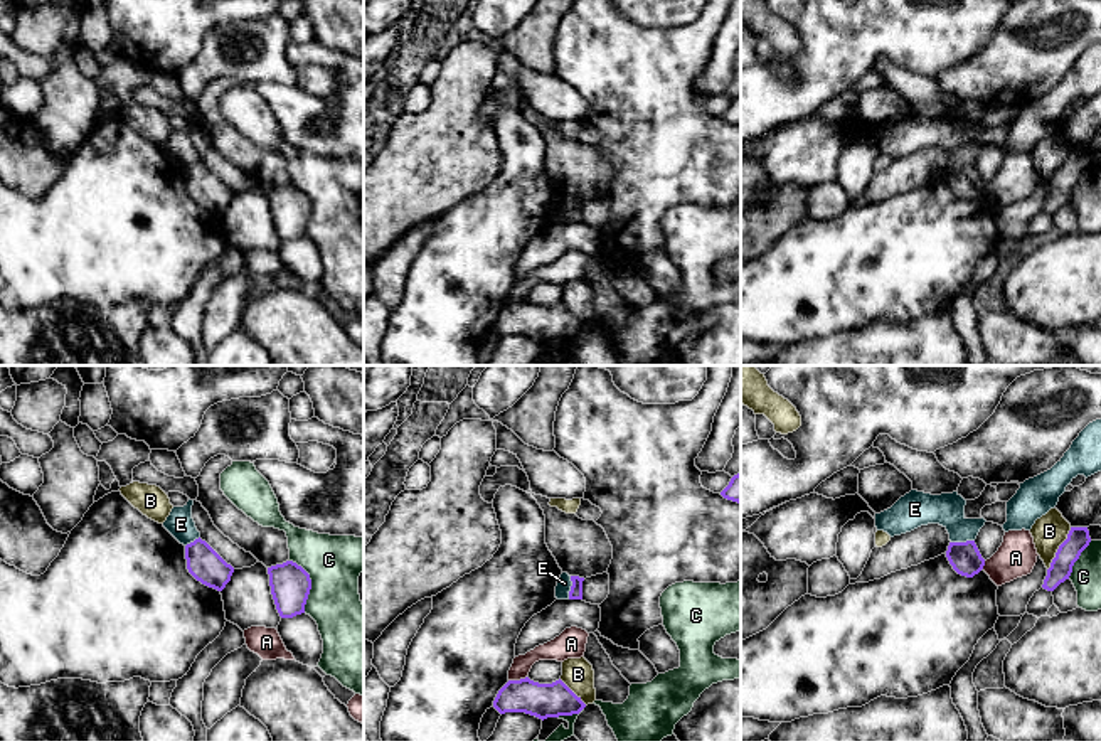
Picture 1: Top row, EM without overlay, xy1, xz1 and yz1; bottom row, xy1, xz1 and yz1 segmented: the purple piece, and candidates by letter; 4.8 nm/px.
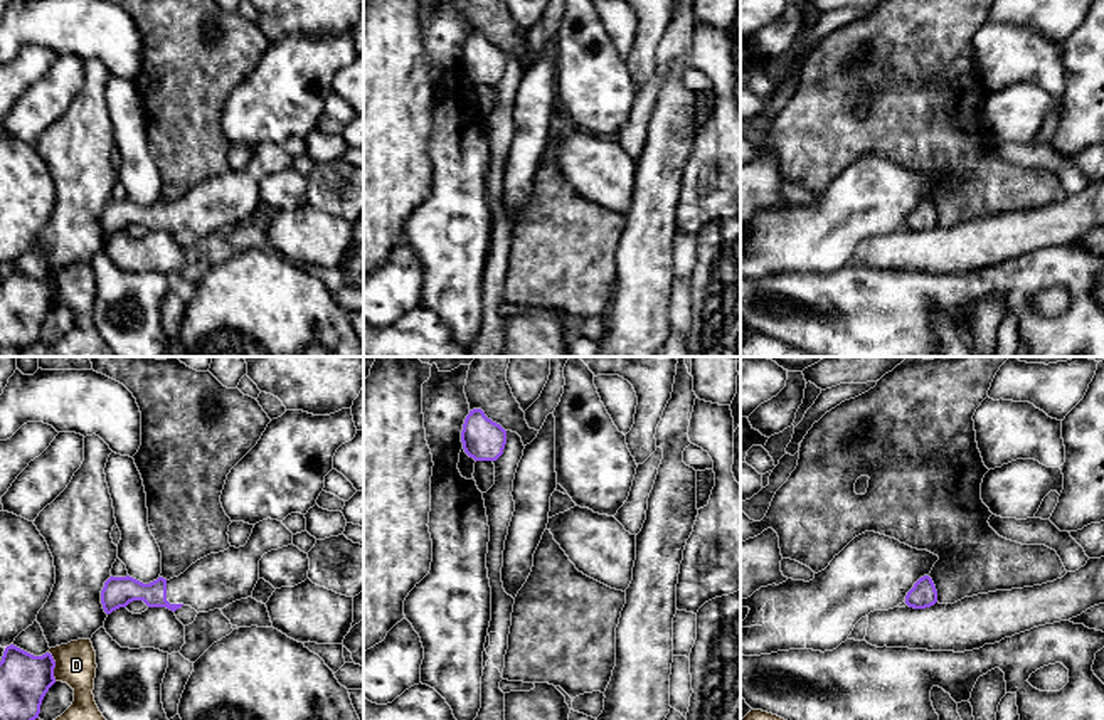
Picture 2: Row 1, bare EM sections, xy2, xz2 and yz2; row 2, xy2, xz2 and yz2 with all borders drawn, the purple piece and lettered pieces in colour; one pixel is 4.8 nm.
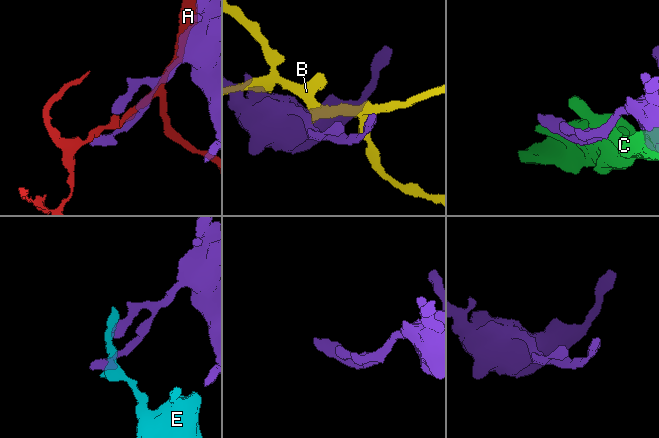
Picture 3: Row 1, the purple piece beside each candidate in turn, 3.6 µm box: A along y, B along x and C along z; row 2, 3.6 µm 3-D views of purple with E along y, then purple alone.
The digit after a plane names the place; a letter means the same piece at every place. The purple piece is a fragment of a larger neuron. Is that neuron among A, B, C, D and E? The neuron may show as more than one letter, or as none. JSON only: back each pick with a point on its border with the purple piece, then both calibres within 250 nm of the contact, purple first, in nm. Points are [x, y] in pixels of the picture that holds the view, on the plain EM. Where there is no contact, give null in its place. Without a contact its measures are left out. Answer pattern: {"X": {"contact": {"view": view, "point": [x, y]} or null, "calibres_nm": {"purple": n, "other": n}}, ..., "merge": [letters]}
{"merge": []}

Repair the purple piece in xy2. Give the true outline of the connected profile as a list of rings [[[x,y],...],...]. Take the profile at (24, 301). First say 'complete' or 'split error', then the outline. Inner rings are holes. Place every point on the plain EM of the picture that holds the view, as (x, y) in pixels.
complete; [[[13,267],[0,284],[0,347],[17,352],[39,341],[40,328],[56,306],[50,276],[34,279]]]

